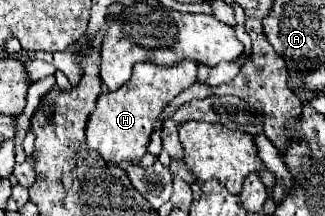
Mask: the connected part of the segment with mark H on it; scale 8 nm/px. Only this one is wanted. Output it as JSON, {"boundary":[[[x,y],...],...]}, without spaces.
{"boundary":[[[192,60],[178,62],[176,66],[162,68],[156,64],[140,62],[132,70],[132,78],[116,92],[98,96],[96,110],[92,112],[86,128],[86,140],[106,162],[120,164],[126,160],[140,160],[146,154],[146,146],[154,132],[154,124],[164,106],[176,98],[182,90],[196,82],[198,64]]]}

